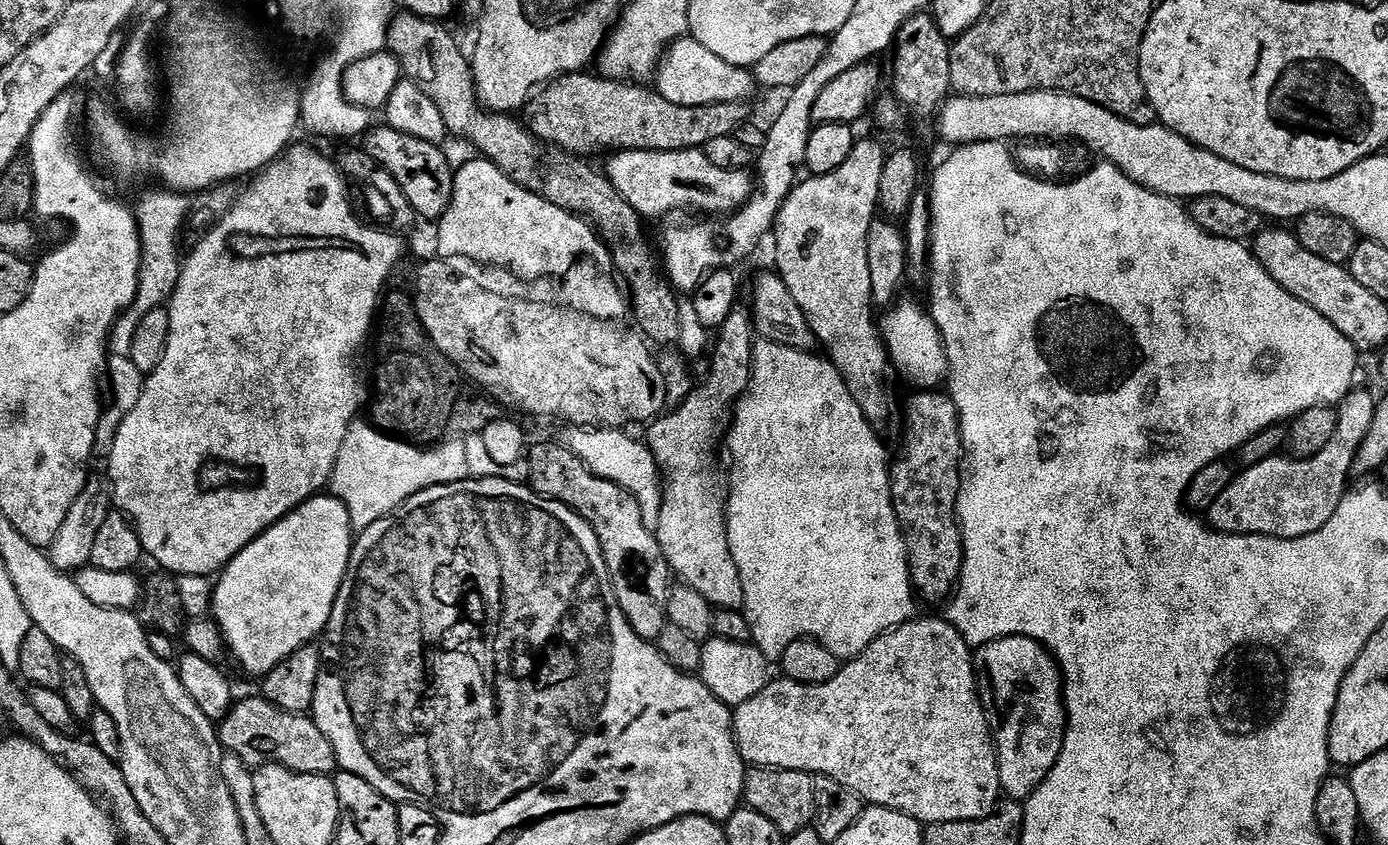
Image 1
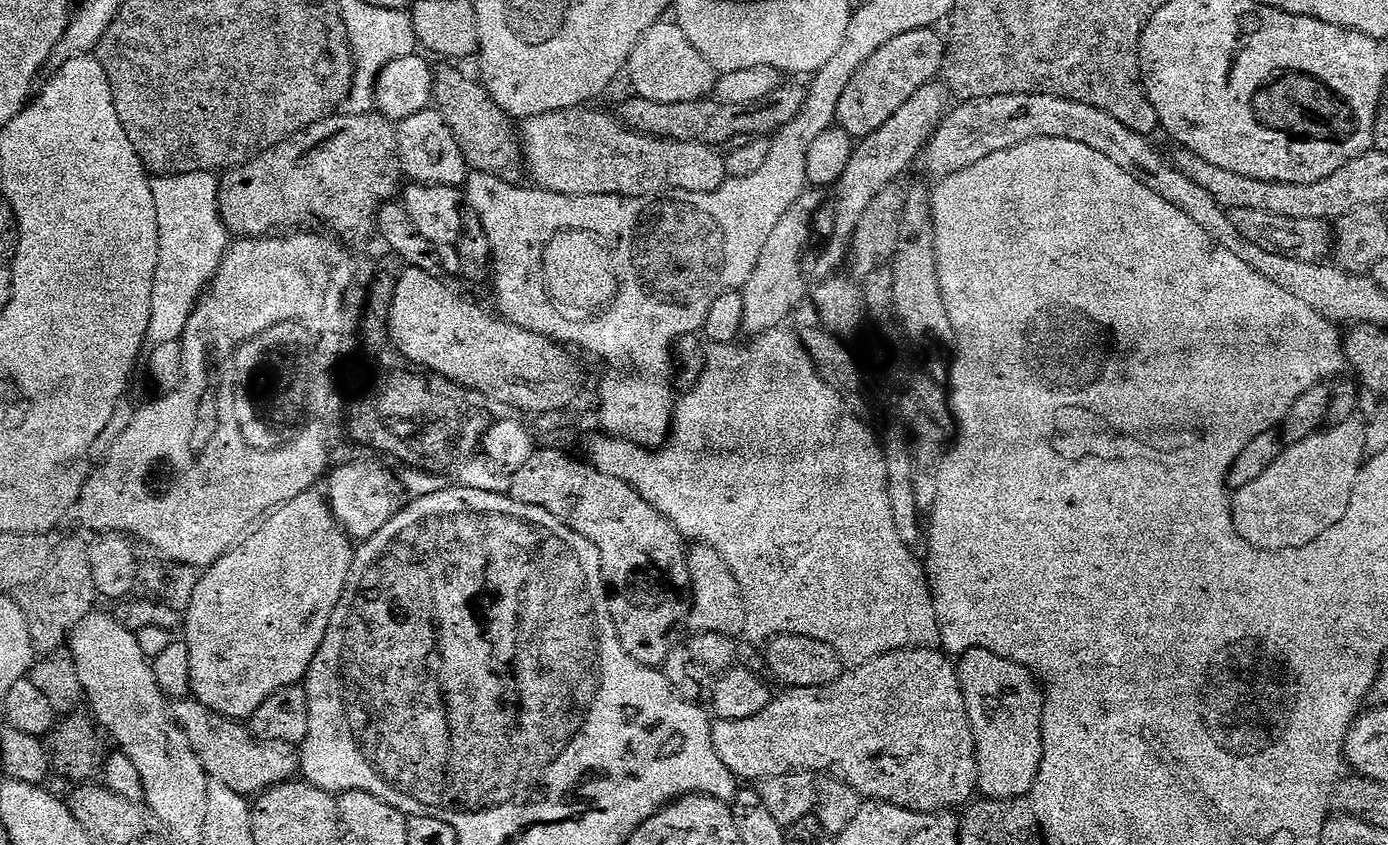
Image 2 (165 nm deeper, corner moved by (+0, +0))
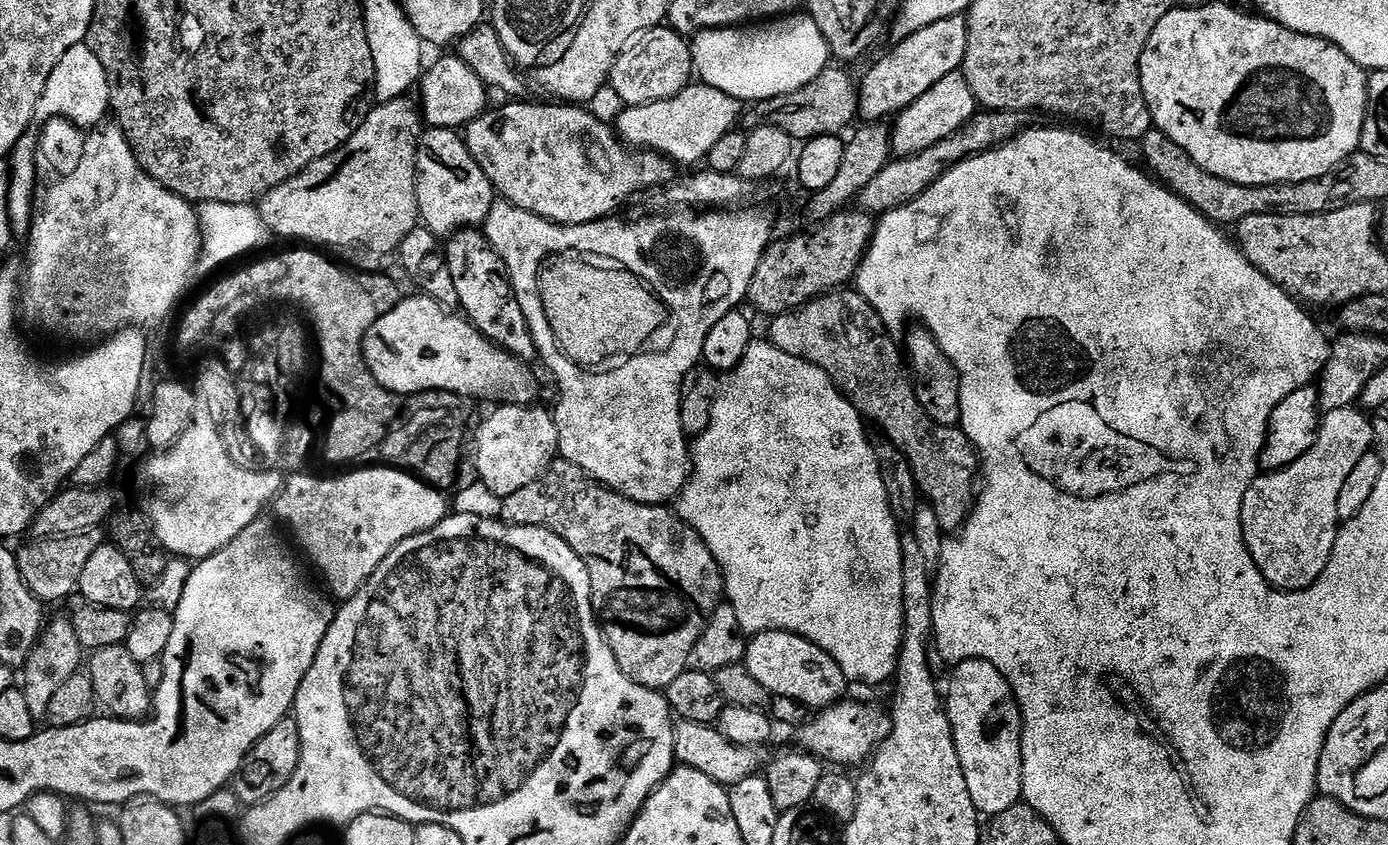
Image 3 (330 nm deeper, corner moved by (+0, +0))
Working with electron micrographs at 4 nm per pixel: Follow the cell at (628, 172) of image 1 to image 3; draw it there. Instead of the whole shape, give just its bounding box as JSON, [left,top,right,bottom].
[466,102,677,224]

